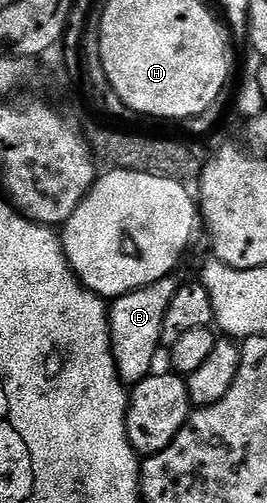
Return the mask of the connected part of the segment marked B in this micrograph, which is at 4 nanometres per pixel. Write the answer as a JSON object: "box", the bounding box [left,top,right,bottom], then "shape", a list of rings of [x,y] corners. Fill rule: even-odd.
{"box":[108,278,178,384],"shape":[[[175,278],[159,279],[137,291],[119,295],[111,300],[108,313],[108,328],[112,342],[112,356],[120,378],[125,384],[141,383],[147,375],[153,374],[152,362],[156,359],[156,350],[162,347],[160,334],[164,328],[166,309],[174,301],[178,283]]]}

